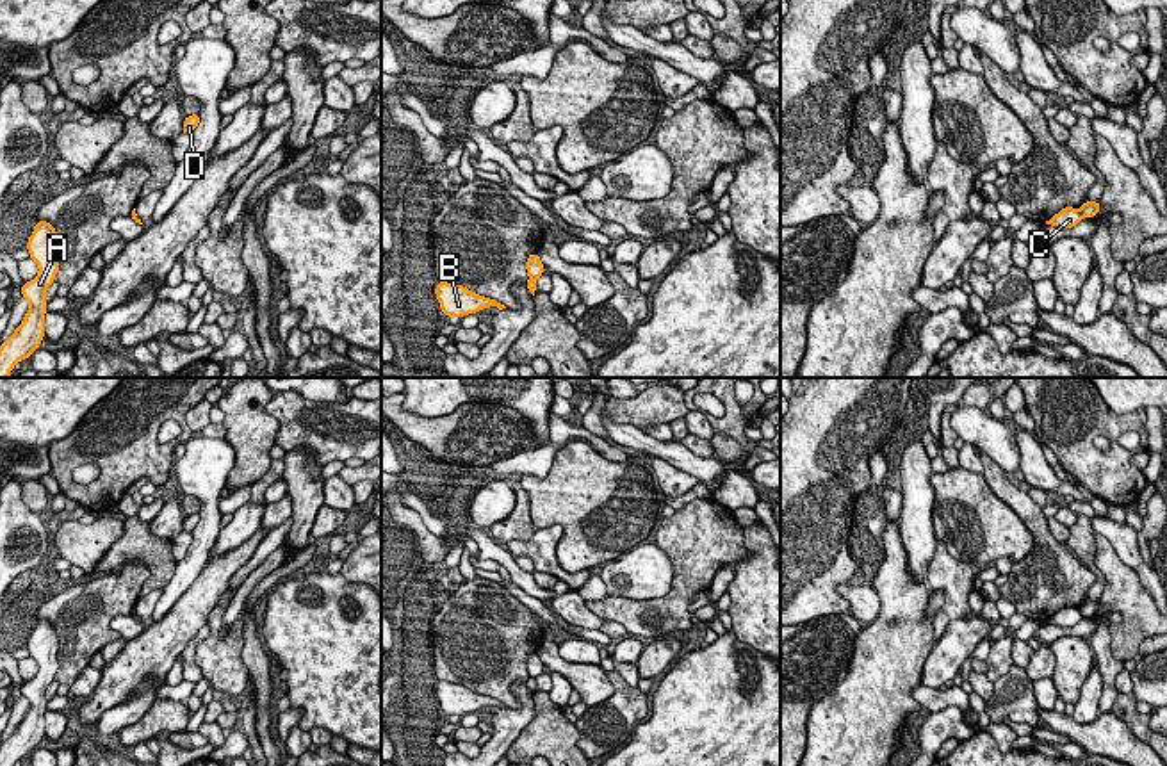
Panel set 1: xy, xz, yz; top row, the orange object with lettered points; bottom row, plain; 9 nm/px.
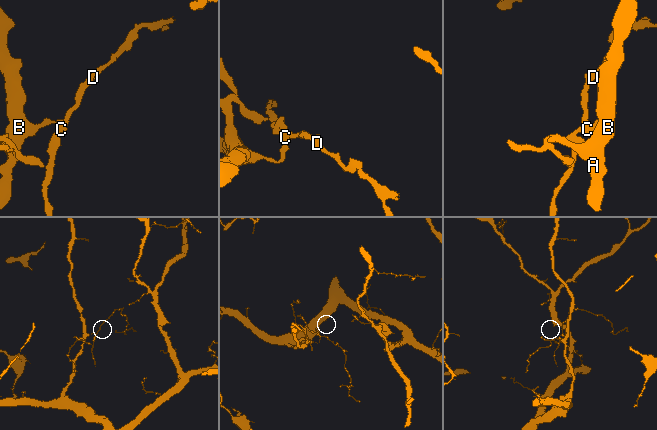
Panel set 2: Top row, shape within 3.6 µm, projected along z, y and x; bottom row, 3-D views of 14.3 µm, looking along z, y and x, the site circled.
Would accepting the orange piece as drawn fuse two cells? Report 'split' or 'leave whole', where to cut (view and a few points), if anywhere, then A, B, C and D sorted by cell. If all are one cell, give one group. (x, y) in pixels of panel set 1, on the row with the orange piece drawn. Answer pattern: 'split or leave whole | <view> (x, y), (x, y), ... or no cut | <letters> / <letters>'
split | yz (1078, 211), (1082, 216) | A B / C D

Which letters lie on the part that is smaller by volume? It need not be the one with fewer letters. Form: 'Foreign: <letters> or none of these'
Foreign: C, D

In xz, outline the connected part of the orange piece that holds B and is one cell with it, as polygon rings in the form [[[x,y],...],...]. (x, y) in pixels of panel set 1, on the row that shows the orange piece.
[[[438,281],[435,294],[440,303],[440,310],[447,317],[463,317],[490,306],[497,306],[499,310],[506,308],[499,301],[479,296],[467,287],[456,283]]]

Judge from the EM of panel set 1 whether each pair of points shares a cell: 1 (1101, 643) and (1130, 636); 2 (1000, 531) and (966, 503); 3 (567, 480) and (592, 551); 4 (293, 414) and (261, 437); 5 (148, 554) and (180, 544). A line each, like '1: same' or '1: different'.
1: different
2: same
3: same
4: different
5: different

